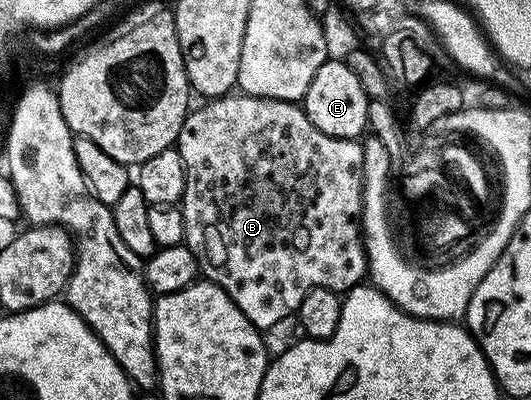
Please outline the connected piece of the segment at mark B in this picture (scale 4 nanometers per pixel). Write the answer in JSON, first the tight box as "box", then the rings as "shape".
{"box":[176,94,368,330],"shape":[[[227,94],[205,101],[203,108],[195,107],[186,113],[186,121],[176,141],[180,158],[186,167],[186,189],[182,195],[180,211],[182,211],[182,236],[185,246],[192,250],[198,263],[199,273],[209,283],[220,286],[236,302],[236,306],[259,330],[274,328],[281,320],[295,315],[300,302],[304,302],[304,294],[313,288],[327,288],[339,294],[363,283],[368,276],[366,263],[366,246],[362,238],[362,167],[364,154],[362,144],[357,139],[345,140],[324,134],[308,118],[305,107],[289,100],[273,100],[263,96],[245,94]]]}

